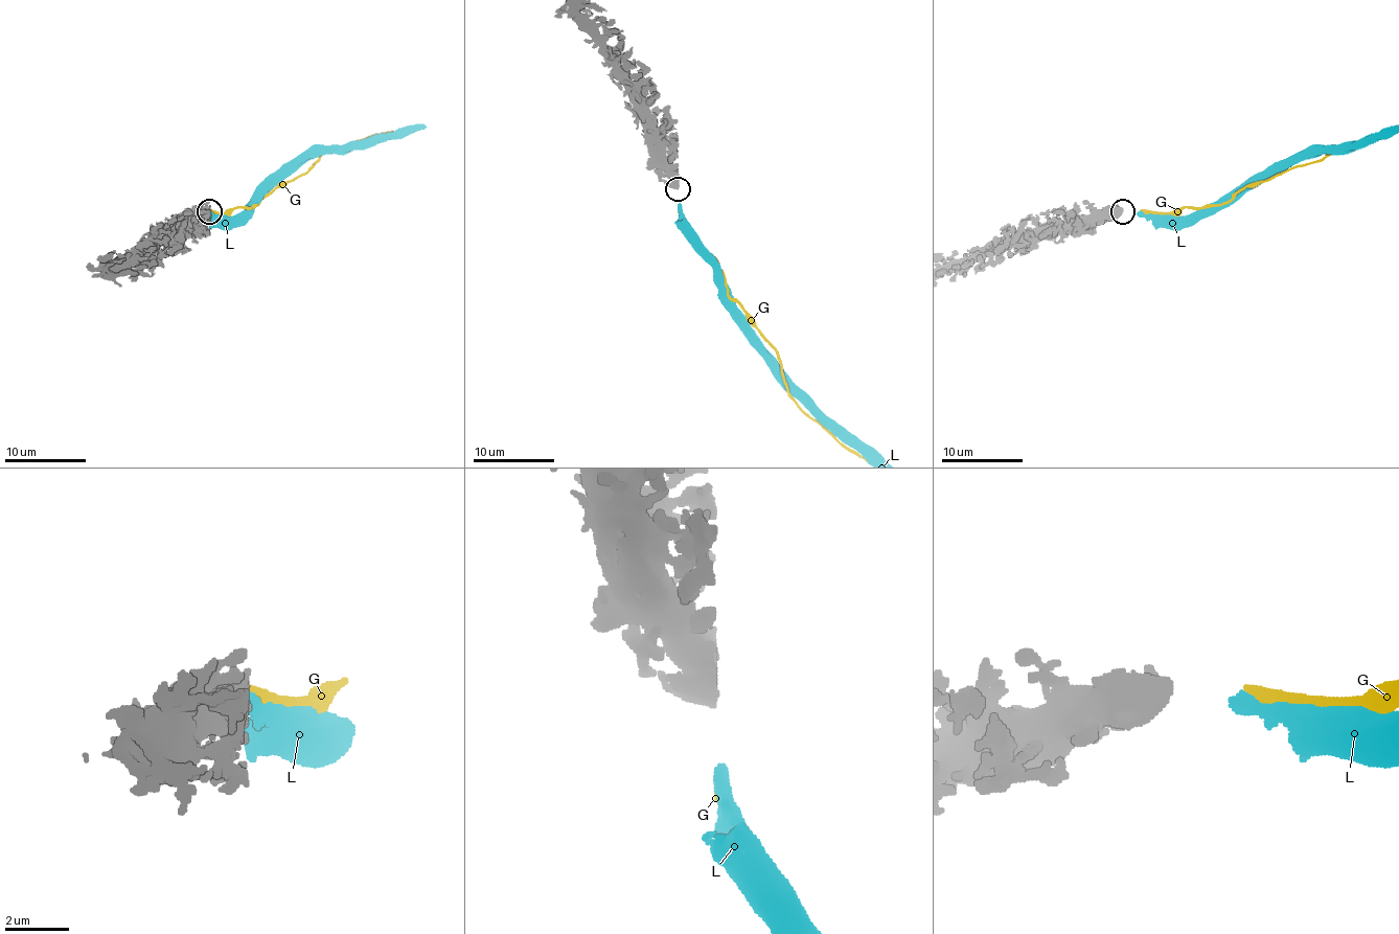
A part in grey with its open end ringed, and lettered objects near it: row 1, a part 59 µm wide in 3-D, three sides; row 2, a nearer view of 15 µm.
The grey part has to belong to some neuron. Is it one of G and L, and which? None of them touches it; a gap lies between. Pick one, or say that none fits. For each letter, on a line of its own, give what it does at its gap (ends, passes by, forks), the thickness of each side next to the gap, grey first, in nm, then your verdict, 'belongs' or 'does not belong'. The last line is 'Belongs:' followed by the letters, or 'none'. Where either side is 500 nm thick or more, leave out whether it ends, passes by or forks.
G: calibres 700 and 360 nm; does not belong
L: calibres 700 and 440 nm; belongs
Belongs: L

